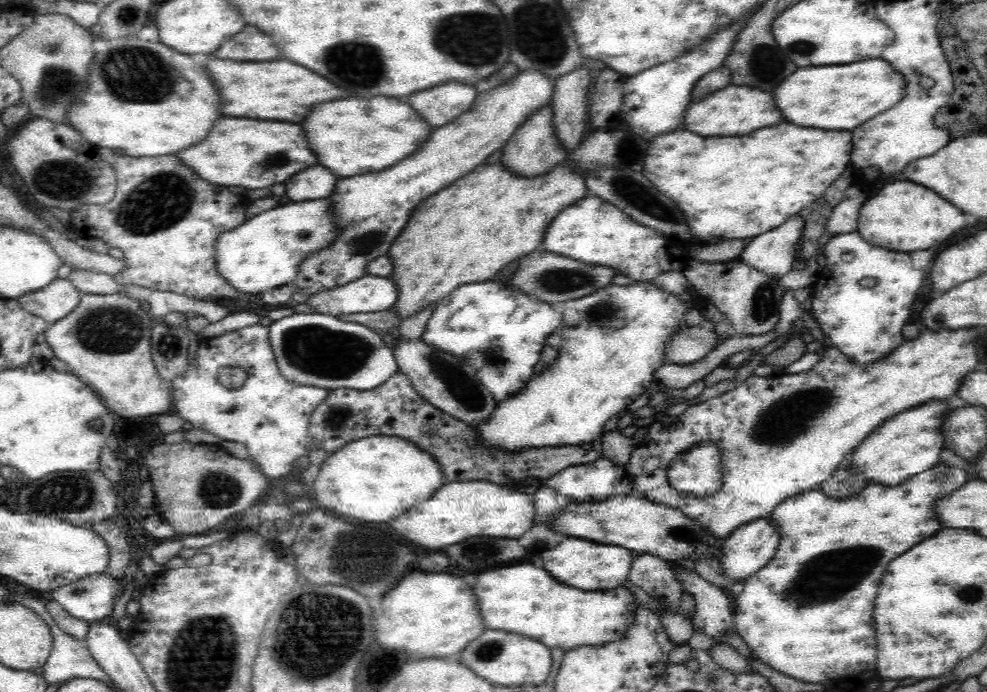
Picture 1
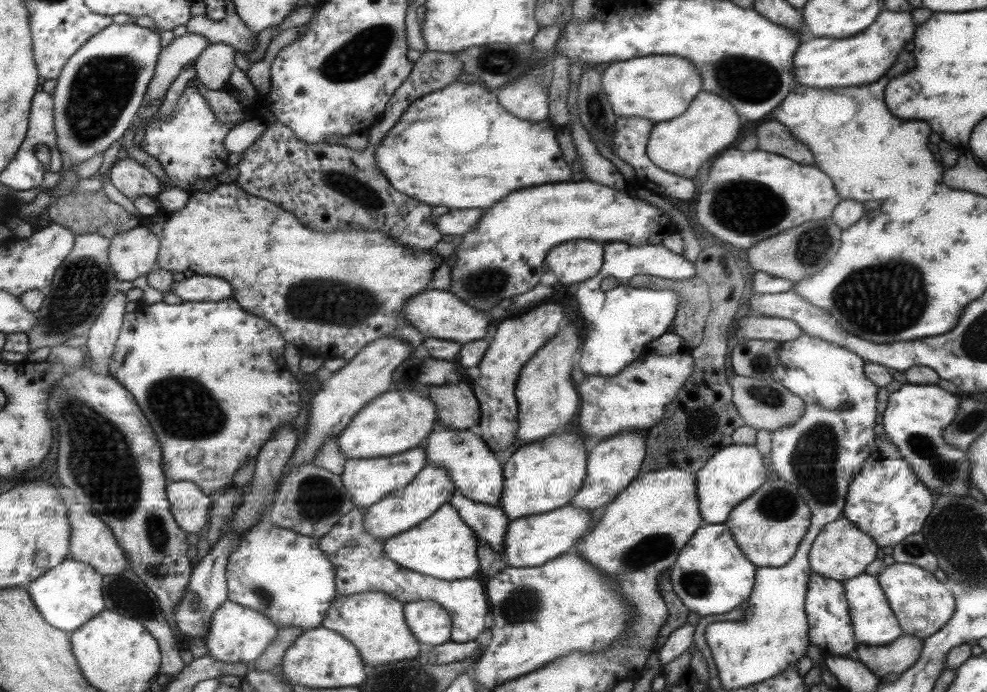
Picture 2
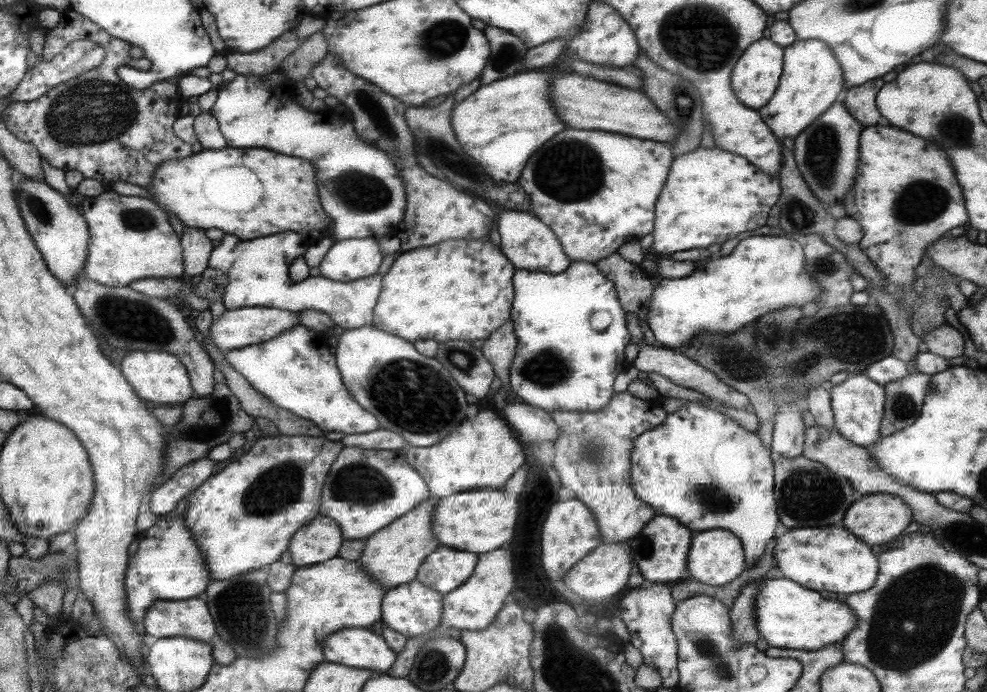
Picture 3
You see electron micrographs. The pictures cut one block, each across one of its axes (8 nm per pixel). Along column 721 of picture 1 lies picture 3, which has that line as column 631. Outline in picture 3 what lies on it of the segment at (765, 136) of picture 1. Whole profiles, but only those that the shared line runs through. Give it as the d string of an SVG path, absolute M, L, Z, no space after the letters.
M568 128L560 132L560 136L548 140L548 144L544 144L540 152L536 152L536 158L532 156L528 168L524 168L524 176L520 176L520 186L532 198L531 212L540 216L544 224L552 224L552 228L556 228L556 236L564 240L562 242L564 252L571 257L572 262L584 260L595 264L614 255L622 244L628 244L652 232L654 206L672 166L670 147L668 144L664 146L662 142L650 139L640 140L612 132Z

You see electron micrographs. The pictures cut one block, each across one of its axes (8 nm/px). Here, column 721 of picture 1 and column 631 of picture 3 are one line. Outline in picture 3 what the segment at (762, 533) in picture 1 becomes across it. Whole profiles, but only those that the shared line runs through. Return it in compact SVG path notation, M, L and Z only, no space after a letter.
M627 544L600 545L590 555L586 555L580 562L576 563L572 570L564 576L566 588L572 590L582 600L586 600L586 603L602 602L616 596L620 590L627 586L634 562L628 549Z

